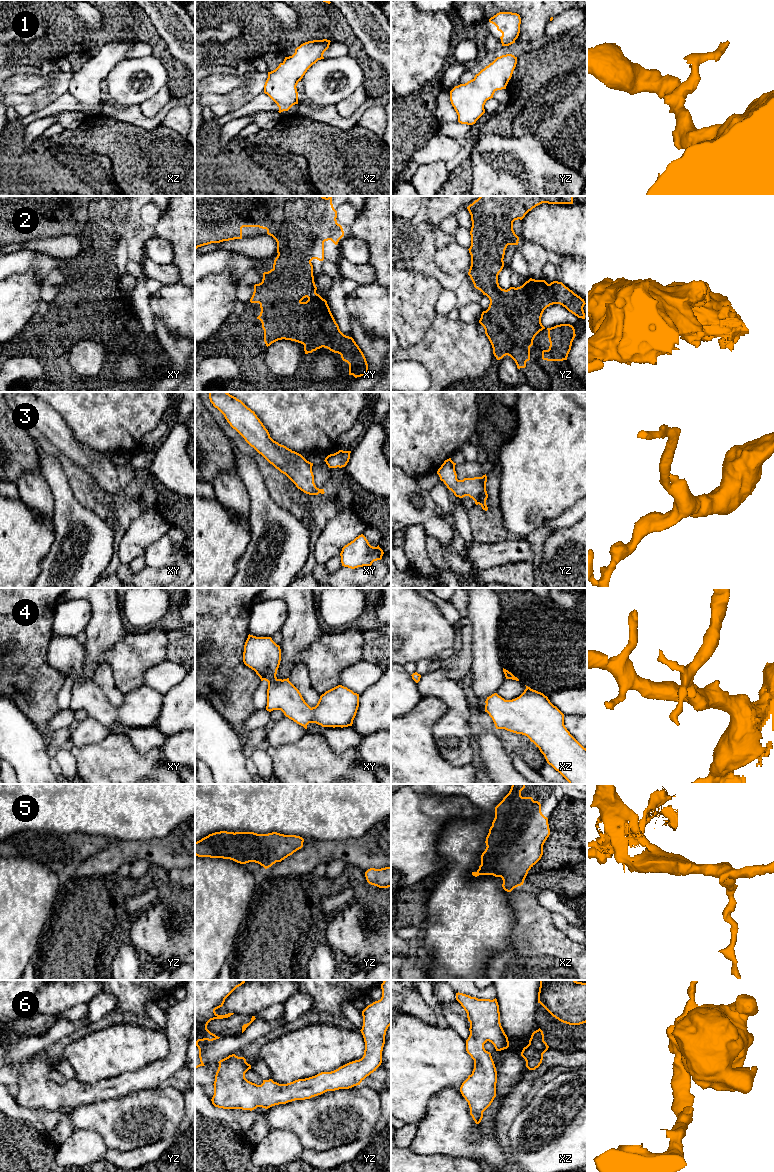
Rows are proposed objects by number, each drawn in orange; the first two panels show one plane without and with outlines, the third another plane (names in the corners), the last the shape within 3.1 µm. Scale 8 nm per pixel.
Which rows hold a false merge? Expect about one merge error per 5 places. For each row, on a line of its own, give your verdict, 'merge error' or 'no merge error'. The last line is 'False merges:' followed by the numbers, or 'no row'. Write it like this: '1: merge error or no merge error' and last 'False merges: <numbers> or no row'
1: no merge error
2: no merge error
3: no merge error
4: no merge error
5: no merge error
6: no merge error
False merges: no row

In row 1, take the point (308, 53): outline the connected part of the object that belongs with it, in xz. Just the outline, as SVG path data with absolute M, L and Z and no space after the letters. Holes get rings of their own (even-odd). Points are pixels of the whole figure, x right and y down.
M327 39L305 42L295 49L292 56L285 57L275 70L268 72L264 93L277 104L279 113L298 104L298 82L313 64L324 59L323 54L330 42Z

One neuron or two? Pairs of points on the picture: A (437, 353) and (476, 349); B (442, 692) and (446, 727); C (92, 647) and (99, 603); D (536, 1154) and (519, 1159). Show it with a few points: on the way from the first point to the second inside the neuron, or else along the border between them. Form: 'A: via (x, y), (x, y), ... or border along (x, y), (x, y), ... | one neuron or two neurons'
A: via (447, 351), (466, 351) | one neuron
B: via (451, 701), (454, 704), (454, 718) | one neuron
C: via (100, 636), (100, 614) | one neuron
D: via (532, 1154), (525, 1154), (523, 1156) | one neuron

